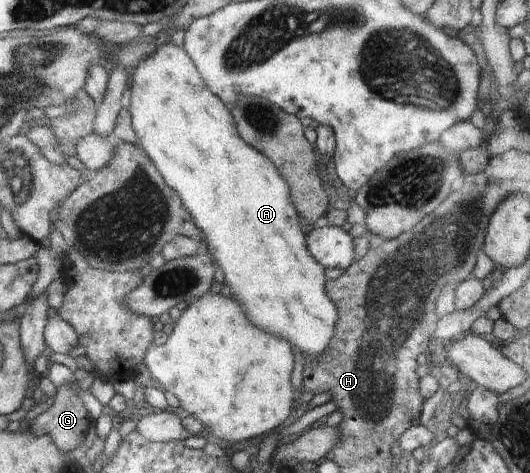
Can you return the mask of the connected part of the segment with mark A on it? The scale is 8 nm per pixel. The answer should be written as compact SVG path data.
M171 42L159 46L152 54L148 54L133 71L132 83L129 87L131 99L128 110L134 132L136 133L137 144L151 158L154 166L156 166L167 185L180 196L180 200L182 200L185 209L192 216L194 224L202 230L204 244L206 244L208 252L214 256L214 262L222 268L222 272L226 276L226 282L232 288L232 296L244 306L244 312L248 314L248 320L254 326L260 326L264 332L268 332L268 334L272 334L276 338L284 338L292 348L304 352L309 361L312 357L322 356L324 350L330 344L332 336L334 336L334 328L338 320L338 310L336 310L336 306L330 300L330 296L328 296L326 290L327 280L326 276L324 276L324 266L320 262L316 262L316 259L312 258L312 254L306 248L306 235L302 234L299 212L292 204L288 184L284 182L284 178L280 176L272 161L264 156L264 153L257 151L252 145L248 146L248 143L244 142L238 136L236 124L234 124L234 118L230 114L230 109L224 104L223 100L216 98L216 94L212 94L212 90L204 82L204 78L200 76L198 68L196 68L196 65L192 62L192 59L188 56L183 46L178 46Z

